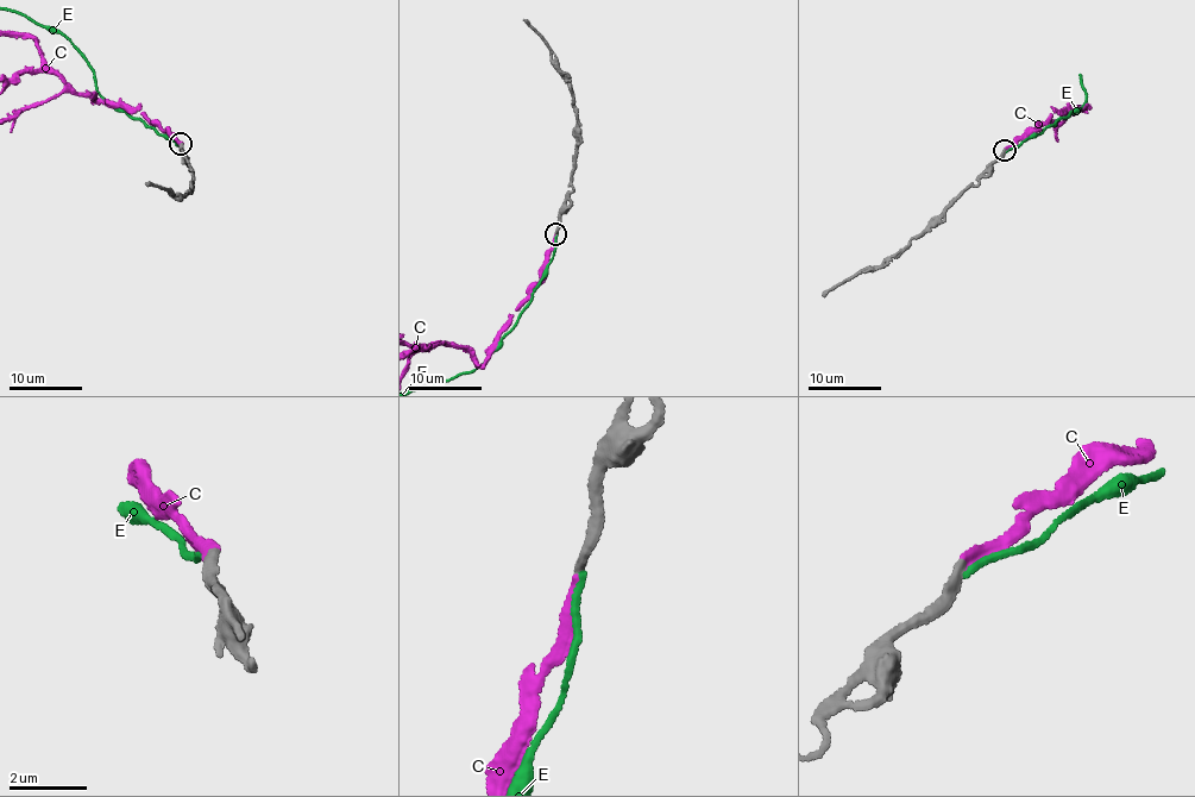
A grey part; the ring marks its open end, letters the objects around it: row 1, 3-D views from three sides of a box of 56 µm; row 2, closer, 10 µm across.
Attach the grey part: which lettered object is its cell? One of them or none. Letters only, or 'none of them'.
C

